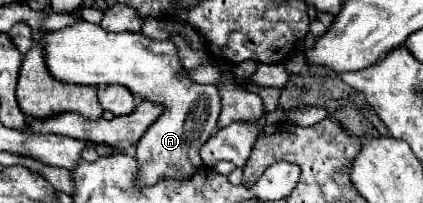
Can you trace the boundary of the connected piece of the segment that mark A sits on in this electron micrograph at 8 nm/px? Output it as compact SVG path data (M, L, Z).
M79 22L71 28L45 32L45 60L53 78L69 84L121 84L141 100L161 104L165 110L153 128L137 142L139 184L153 186L159 178L191 178L201 166L199 148L217 130L221 96L217 86L201 86L181 66L171 40L153 40L143 32L105 32L97 24Z

